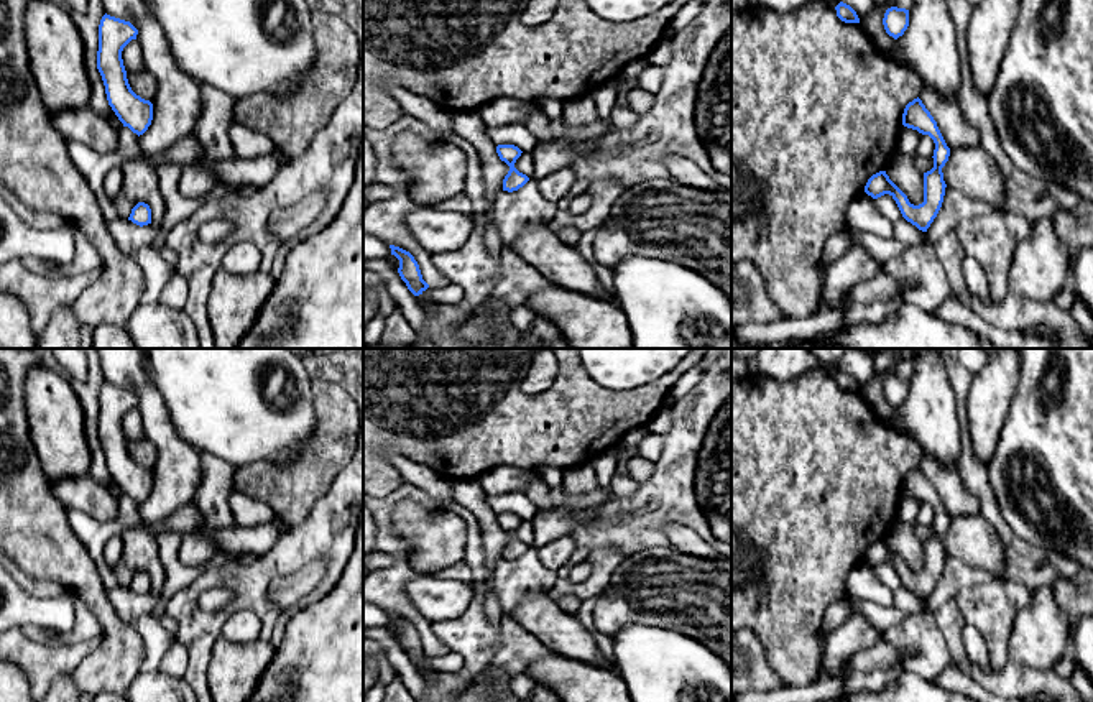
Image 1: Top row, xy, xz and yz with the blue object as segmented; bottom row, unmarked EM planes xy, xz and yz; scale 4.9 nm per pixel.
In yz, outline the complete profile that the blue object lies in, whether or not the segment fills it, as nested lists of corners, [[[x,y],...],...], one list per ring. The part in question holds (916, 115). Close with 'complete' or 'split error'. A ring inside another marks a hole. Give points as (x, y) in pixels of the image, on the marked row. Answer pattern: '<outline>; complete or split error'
[[[919,97],[906,105],[902,125],[917,130],[922,135],[929,135],[935,143],[932,156],[934,168],[924,173],[924,202],[919,206],[911,204],[907,196],[889,179],[886,171],[873,174],[865,186],[865,192],[873,199],[889,194],[896,201],[902,217],[919,230],[927,232],[943,202],[947,184],[943,181],[942,168],[948,161],[950,148],[947,146],[937,122]]]; complete

